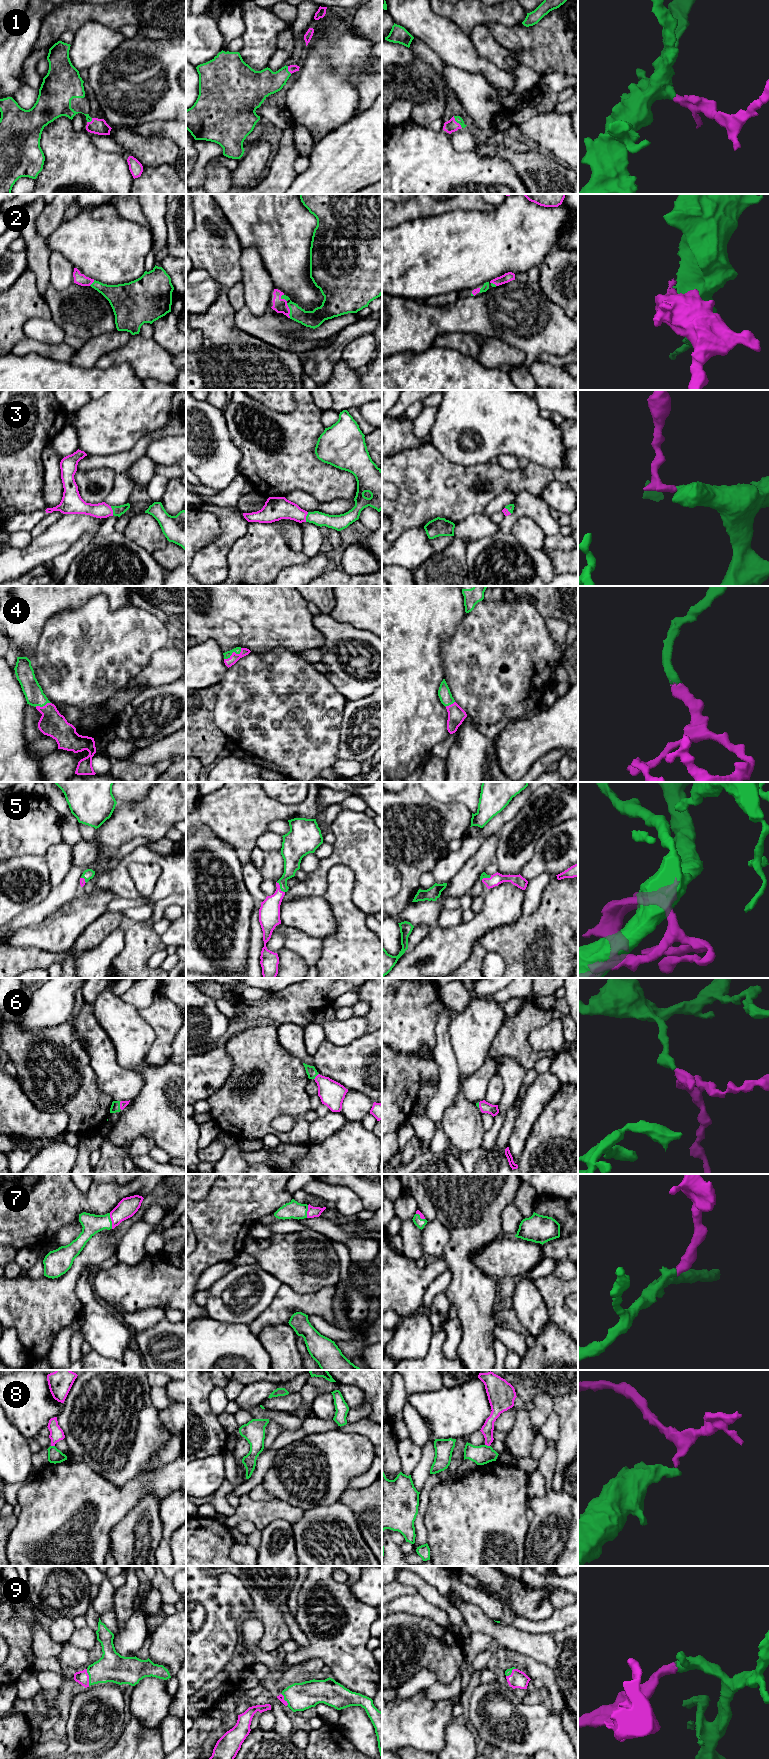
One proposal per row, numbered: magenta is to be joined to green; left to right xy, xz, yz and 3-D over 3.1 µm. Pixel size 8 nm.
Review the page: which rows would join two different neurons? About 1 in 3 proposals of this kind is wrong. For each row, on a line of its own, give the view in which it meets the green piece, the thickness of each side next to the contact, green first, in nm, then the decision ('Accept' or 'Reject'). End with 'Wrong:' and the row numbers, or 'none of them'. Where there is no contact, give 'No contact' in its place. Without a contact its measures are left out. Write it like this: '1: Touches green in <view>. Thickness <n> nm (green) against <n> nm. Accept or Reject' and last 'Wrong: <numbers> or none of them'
1: Touches green in yz. Thickness 60 nm (green) against 100 nm. Accept
2: Touches green in xz. Thickness 140 nm (green) against 110 nm. Accept
3: Touches green in xz. Thickness 120 nm (green) against 190 nm. Accept
4: Touches green in xz. Thickness 60 nm (green) against 70 nm. Accept
5: Touches green in xz. Thickness 140 nm (green) against 180 nm. Accept
6: Touches green in xy. Thickness 80 nm (green) against 60 nm. Accept
7: Touches green in xy. Thickness 160 nm (green) against 160 nm. Accept
8: Touches green in yz. Thickness 160 nm (green) against 100 nm. Reject
9: Touches green in xy. Thickness 240 nm (green) against 110 nm. Accept
Wrong: 8

